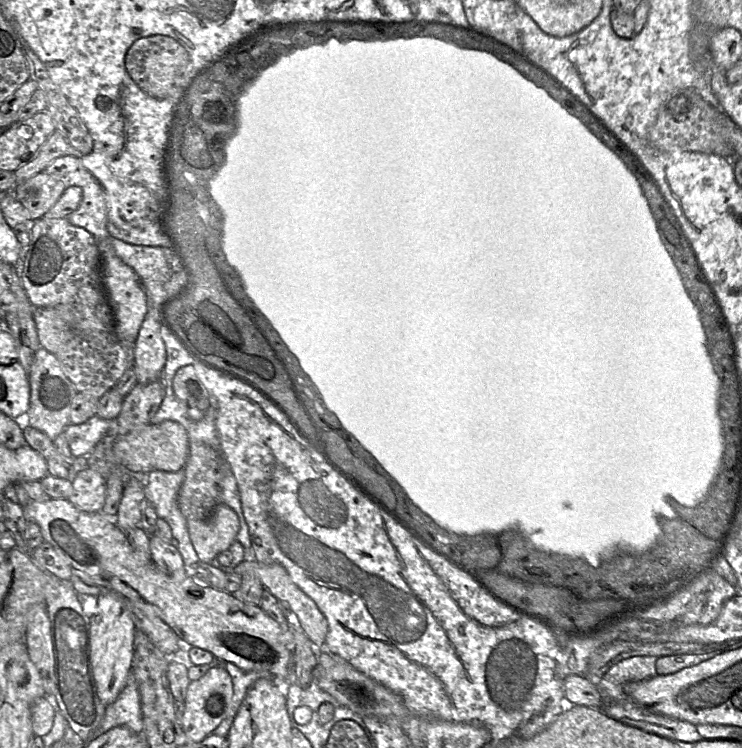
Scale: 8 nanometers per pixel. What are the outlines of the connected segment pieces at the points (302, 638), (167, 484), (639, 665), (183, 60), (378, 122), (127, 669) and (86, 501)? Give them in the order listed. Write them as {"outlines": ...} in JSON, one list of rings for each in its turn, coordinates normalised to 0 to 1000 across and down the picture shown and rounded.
{"outlines":[[[[399,826],[399,836],[394,838],[396,841],[396,896],[398,896],[398,914],[403,916],[407,920],[412,920],[422,910],[422,896],[427,890],[429,884],[429,869],[410,844],[402,836]]],[[[249,627],[239,631],[208,628],[195,636],[197,671],[205,672],[214,693],[230,705],[241,725],[240,737],[251,759],[271,751],[261,734],[252,705],[252,694],[240,676],[240,659],[249,640]]],[[[856,877],[826,889],[807,909],[806,921],[817,921],[830,937],[852,936],[842,925],[842,916],[885,904],[884,885],[889,878]]],[[[206,47],[183,53],[168,75],[168,90],[178,107],[201,128],[220,132],[232,119],[236,104],[248,94],[255,75],[235,51]]],[[[585,51],[496,56],[476,53],[465,57],[445,52],[437,59],[383,75],[356,94],[323,127],[319,162],[319,174],[303,194],[302,218],[282,246],[283,259],[301,287],[298,329],[306,350],[321,365],[333,394],[400,476],[442,545],[593,702],[629,714],[671,711],[685,703],[699,702],[728,735],[782,745],[796,754],[807,754],[837,735],[867,735],[881,725],[889,713],[884,689],[911,693],[911,684],[898,674],[896,663],[906,663],[923,678],[937,678],[949,668],[970,623],[974,591],[968,556],[969,507],[951,465],[951,451],[939,413],[888,317],[872,269],[854,235],[822,199],[730,118],[659,71],[621,66]]],[[[146,790],[132,798],[128,820],[121,826],[121,885],[132,930],[143,944],[159,933],[177,908],[183,844],[171,807],[162,795]]],[[[119,624],[104,632],[97,643],[98,656],[92,668],[112,684],[135,684],[142,672],[143,643],[135,632]]]]}

